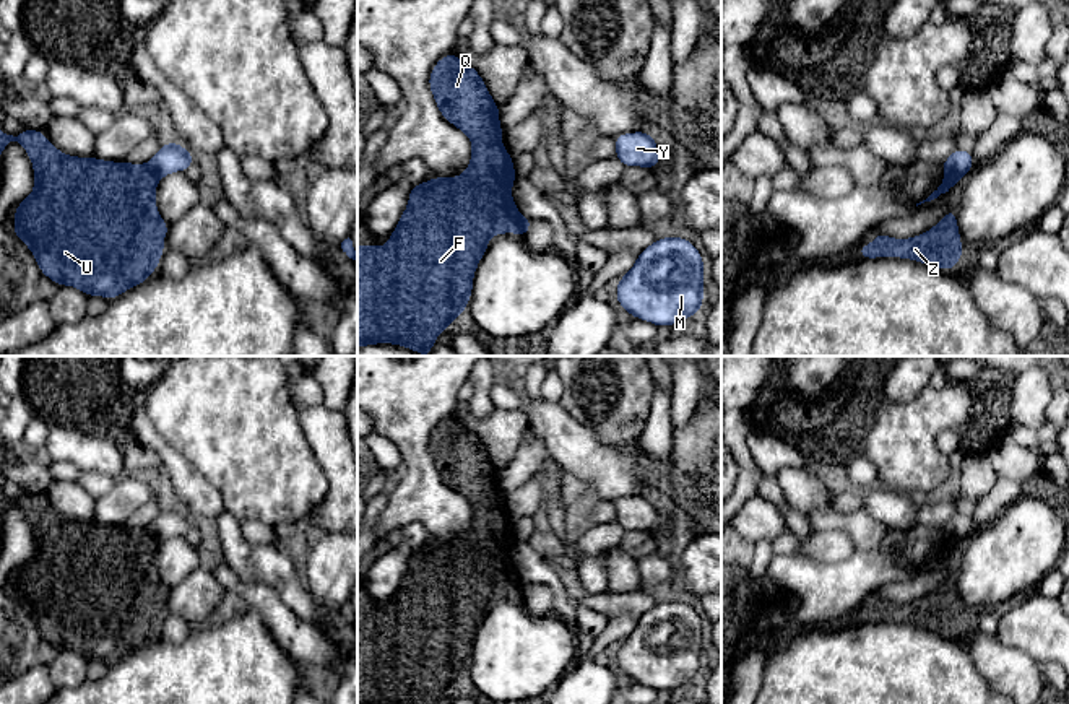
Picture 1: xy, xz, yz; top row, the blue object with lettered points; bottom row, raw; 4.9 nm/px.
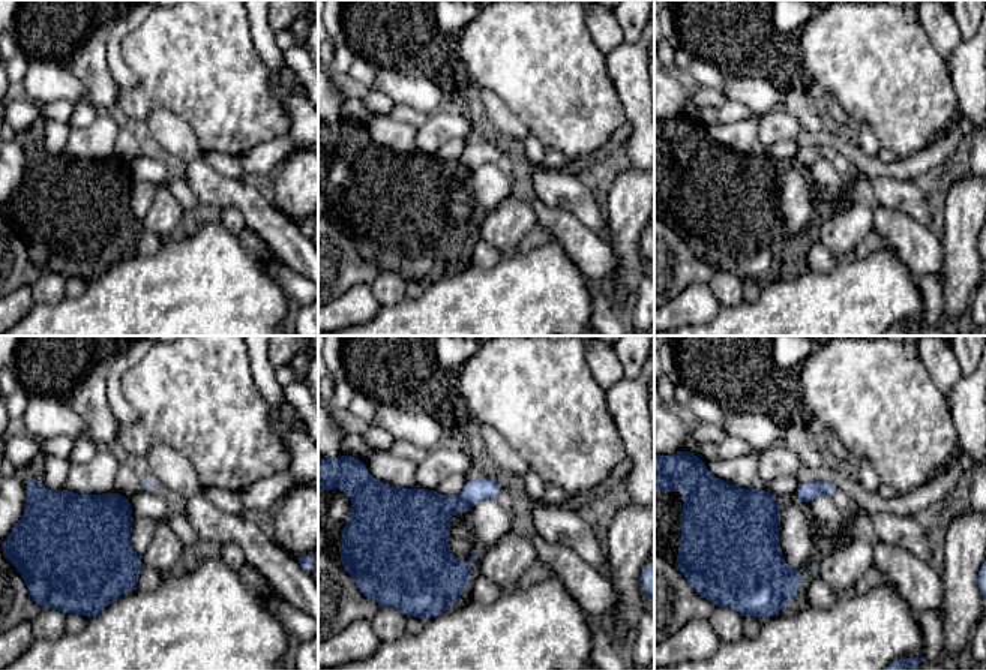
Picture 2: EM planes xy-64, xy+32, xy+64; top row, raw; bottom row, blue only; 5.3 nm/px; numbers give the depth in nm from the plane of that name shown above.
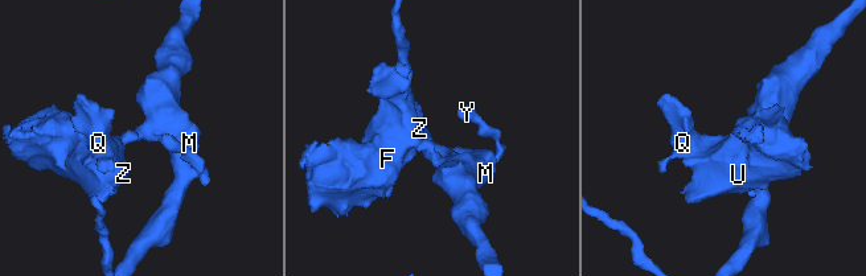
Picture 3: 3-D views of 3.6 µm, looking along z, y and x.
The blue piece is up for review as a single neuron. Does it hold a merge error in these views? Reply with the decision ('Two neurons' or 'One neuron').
Two neurons

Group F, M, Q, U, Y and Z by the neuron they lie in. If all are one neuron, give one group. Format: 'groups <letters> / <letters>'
groups F Q U Z / M Y

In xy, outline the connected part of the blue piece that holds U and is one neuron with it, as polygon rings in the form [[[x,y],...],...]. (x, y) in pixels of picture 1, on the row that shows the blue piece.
[[[29,128],[18,137],[0,132],[0,158],[8,141],[23,145],[36,179],[32,193],[16,206],[13,232],[29,247],[47,278],[58,286],[75,286],[86,296],[97,294],[107,301],[149,278],[159,265],[159,257],[169,250],[161,247],[169,228],[156,208],[154,192],[159,179],[148,166],[68,156],[47,141],[44,132]]]

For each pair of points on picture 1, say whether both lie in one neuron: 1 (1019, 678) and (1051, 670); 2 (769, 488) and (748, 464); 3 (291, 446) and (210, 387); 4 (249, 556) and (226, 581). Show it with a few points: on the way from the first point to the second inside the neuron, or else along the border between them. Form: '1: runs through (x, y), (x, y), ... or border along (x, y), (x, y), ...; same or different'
1: border along (1040, 665), (1045, 682); different
2: border along (761, 472), (756, 493); different
3: runs through (272, 446), (229, 407); same
4: border along (225, 564), (244, 582), (265, 582), (268, 586); different

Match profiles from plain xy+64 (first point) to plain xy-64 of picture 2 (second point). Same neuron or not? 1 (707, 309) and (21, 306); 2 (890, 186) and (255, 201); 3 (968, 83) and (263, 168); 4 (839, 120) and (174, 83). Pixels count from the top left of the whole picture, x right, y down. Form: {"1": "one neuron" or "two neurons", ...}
{"1": "one neuron", "2": "one neuron", "3": "one neuron", "4": "two neurons"}

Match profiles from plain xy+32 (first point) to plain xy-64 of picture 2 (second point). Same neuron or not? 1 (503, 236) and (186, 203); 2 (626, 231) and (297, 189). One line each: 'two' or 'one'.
1: two
2: one

